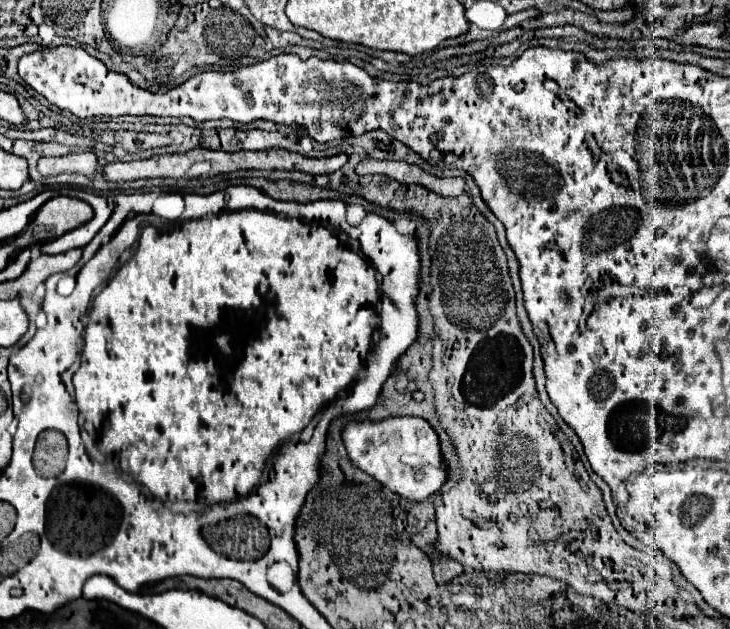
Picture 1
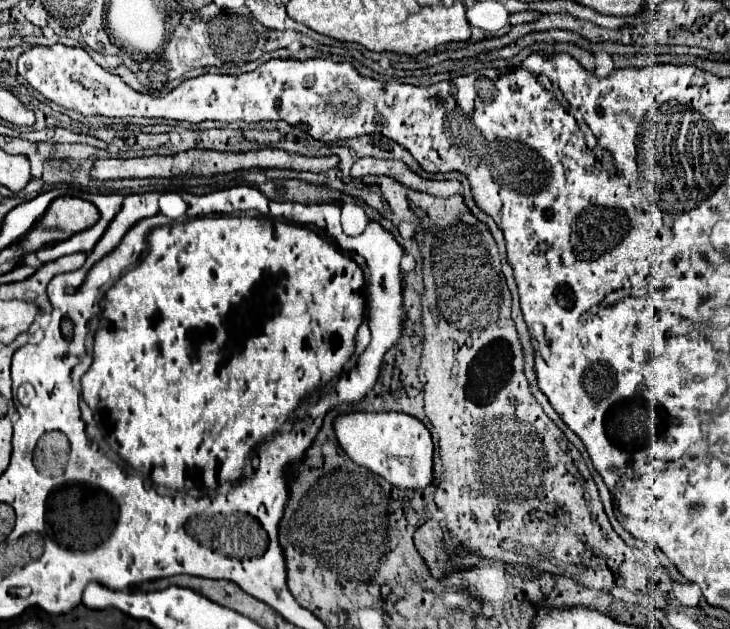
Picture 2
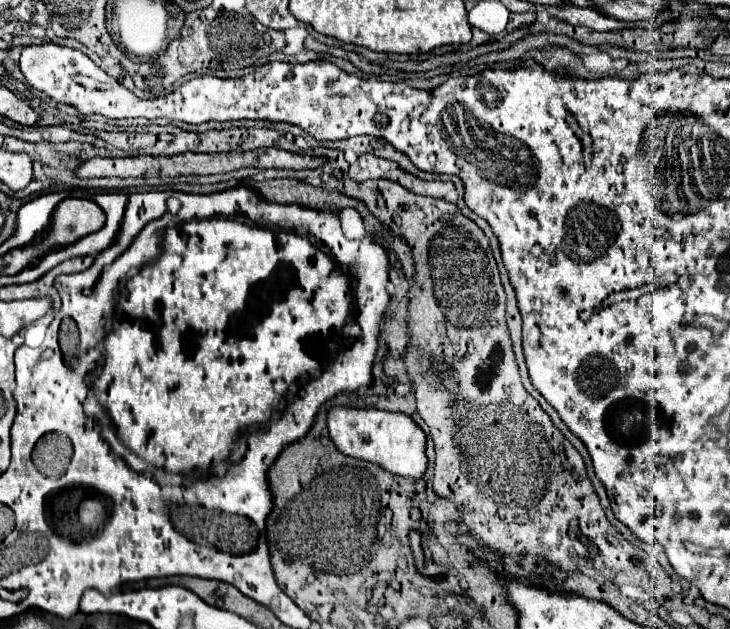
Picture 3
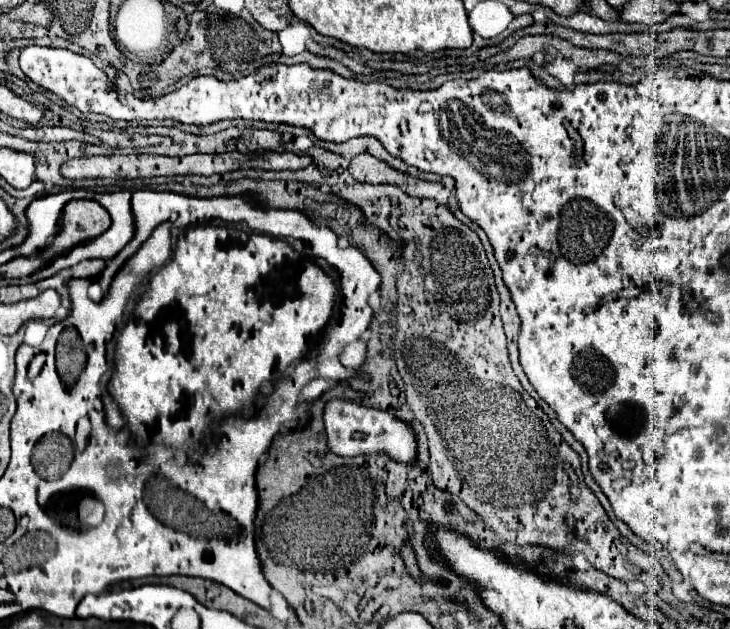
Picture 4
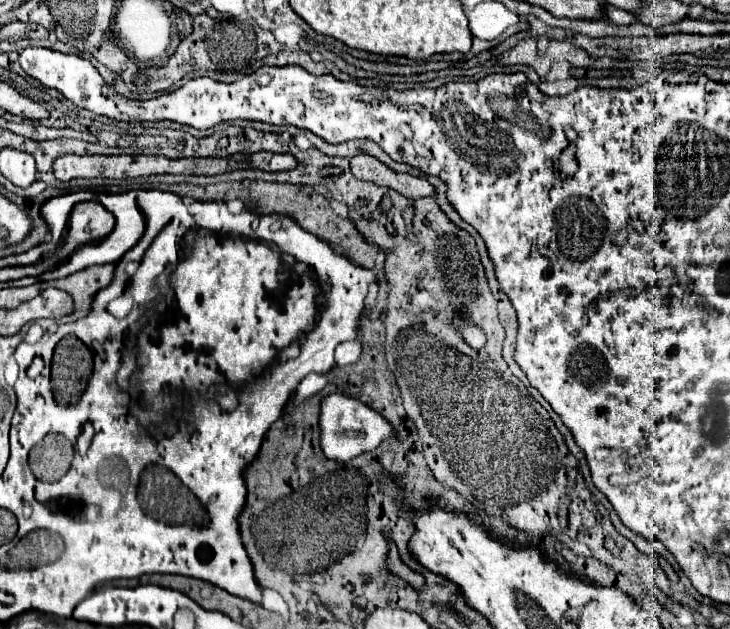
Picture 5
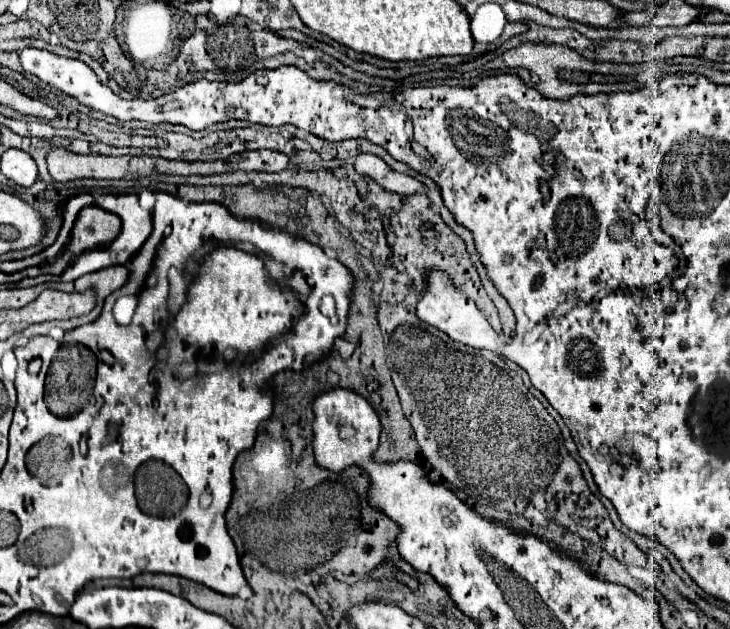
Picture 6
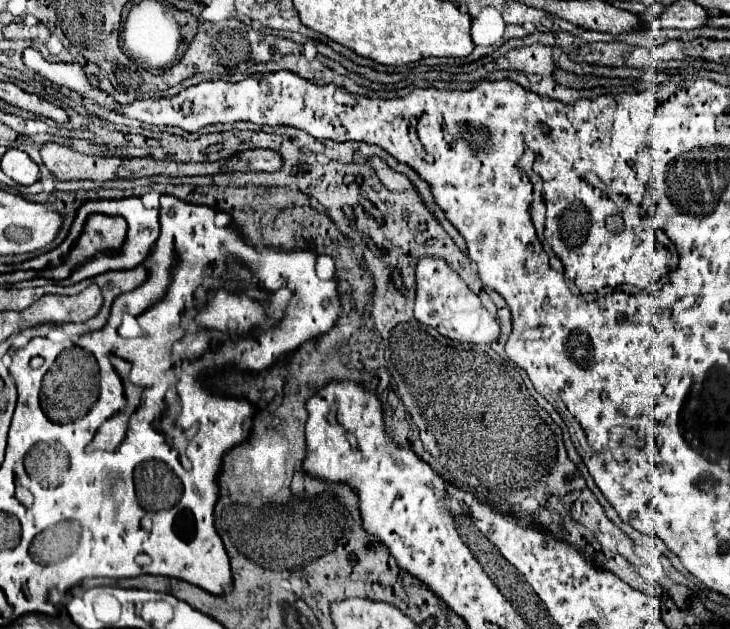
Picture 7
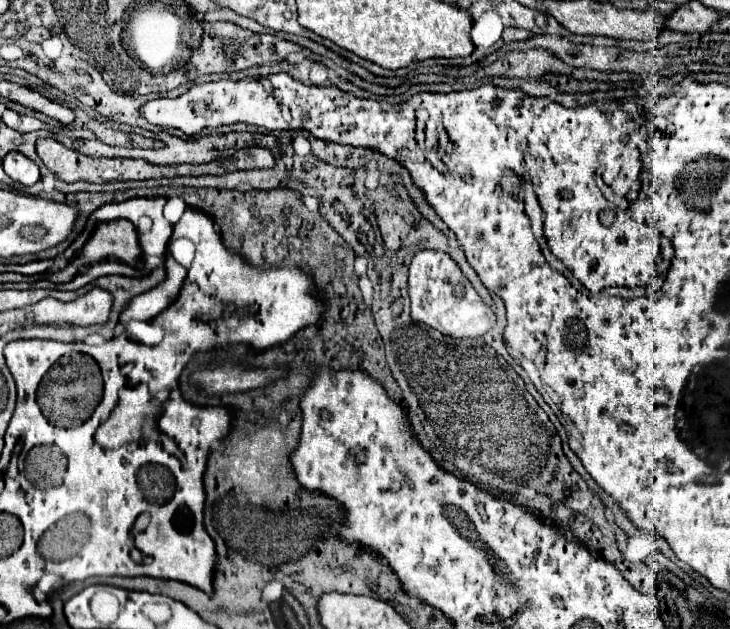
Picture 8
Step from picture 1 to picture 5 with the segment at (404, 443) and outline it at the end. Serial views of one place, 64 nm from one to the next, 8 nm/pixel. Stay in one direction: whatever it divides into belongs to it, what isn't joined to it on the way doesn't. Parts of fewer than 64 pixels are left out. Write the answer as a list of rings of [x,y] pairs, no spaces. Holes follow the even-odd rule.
[[[340,392],[328,394],[320,404],[320,448],[328,460],[348,462],[362,452],[376,449],[383,441],[395,435],[395,431],[376,410],[368,408],[352,396]]]

